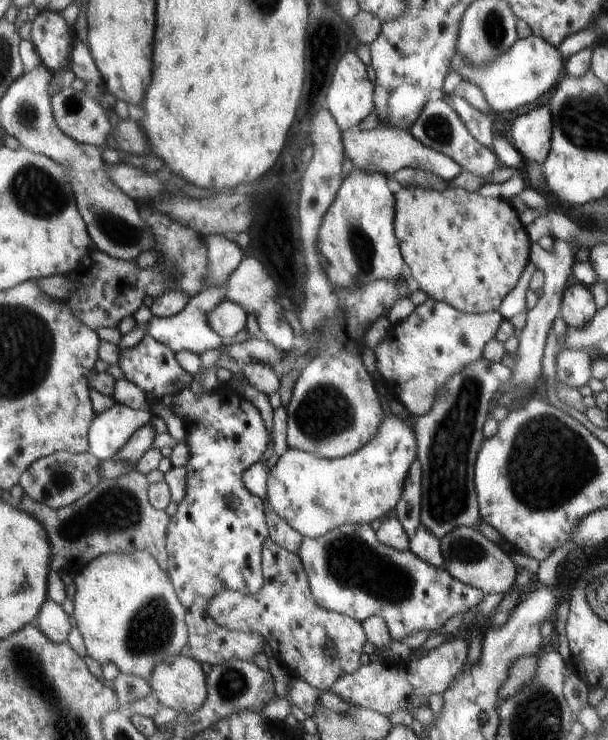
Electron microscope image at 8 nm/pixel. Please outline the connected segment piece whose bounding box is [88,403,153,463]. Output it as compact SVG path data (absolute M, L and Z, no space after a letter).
M120 403L96 415L88 431L89 451L102 462L108 463L142 426L147 425L152 414Z

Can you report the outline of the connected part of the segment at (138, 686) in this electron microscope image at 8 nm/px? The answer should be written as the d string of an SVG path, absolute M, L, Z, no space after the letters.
M119 673L109 684L116 693L117 710L129 718L133 717L131 714L133 702L154 694L148 681L126 673Z

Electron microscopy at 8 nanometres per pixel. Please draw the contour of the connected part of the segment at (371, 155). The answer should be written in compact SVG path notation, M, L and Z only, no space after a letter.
M378 125L374 130L345 130L341 134L343 151L346 159L350 159L353 169L364 172L380 173L392 178L398 170L412 167L415 169L433 172L446 182L456 178L463 168L449 156L436 152L418 142L409 131L394 127Z

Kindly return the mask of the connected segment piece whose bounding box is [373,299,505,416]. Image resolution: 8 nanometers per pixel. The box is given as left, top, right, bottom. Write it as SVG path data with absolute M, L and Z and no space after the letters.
M434 299L418 305L416 311L408 318L392 325L386 337L373 348L378 370L384 374L386 382L394 385L392 397L414 416L427 414L432 408L436 389L460 372L466 363L482 358L484 347L495 338L496 330L504 319L498 311L463 313L449 304Z

